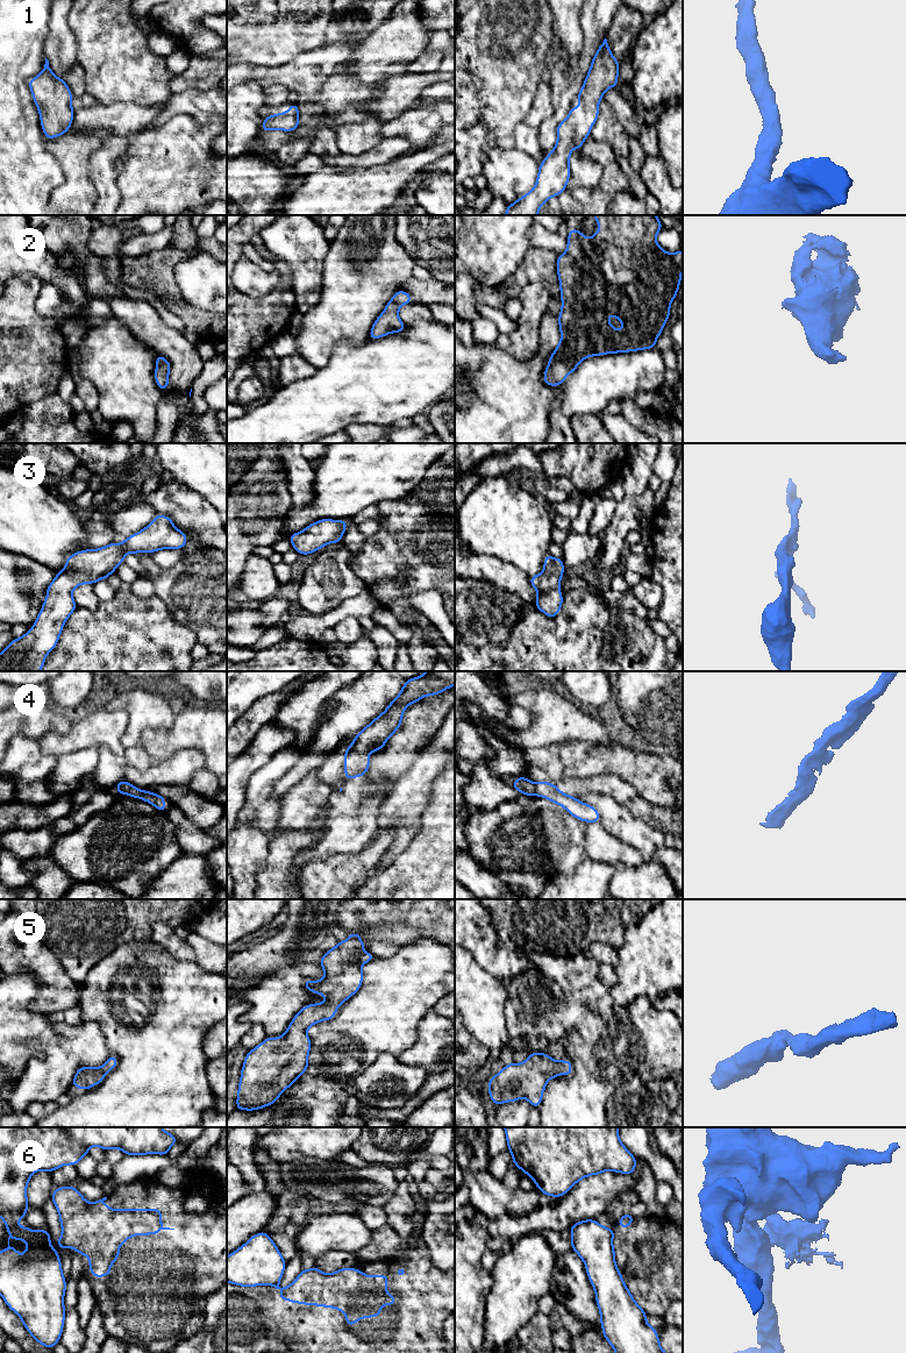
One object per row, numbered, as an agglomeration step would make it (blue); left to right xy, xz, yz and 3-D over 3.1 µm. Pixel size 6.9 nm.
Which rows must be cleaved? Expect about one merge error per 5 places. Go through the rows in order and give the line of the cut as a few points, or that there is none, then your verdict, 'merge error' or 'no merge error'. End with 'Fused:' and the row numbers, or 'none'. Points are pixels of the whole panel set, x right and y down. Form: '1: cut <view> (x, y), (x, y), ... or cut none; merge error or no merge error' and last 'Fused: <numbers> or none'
1: cut none; no merge error
2: cut none; no merge error
3: cut none; no merge error
4: cut none; no merge error
5: cut none; no merge error
6: cut xz (277, 1283), (273, 1286); merge error
Fused: 6

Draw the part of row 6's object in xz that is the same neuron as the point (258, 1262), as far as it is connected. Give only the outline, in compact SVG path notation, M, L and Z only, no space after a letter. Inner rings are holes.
M259 1232L227 1256L227 1282L241 1287L274 1286L281 1280L285 1266L270 1235Z

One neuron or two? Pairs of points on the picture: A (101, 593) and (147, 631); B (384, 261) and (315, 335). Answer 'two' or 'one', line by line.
A: two
B: one

